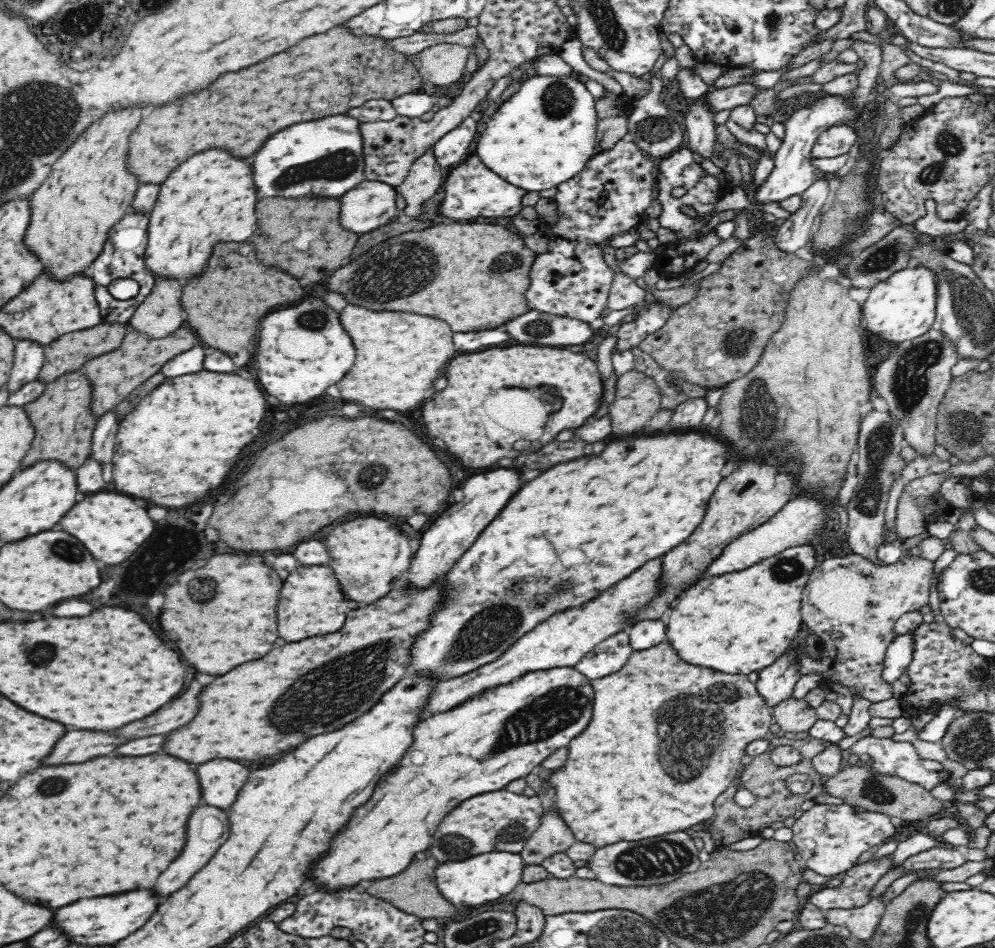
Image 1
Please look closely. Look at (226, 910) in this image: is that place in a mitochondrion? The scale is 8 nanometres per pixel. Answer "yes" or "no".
no

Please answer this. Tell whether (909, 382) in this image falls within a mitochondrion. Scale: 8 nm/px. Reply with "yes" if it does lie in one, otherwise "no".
yes

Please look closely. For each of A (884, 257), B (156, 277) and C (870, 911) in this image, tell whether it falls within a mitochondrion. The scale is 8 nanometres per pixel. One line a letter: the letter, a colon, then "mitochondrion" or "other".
A: mitochondrion
B: other
C: other

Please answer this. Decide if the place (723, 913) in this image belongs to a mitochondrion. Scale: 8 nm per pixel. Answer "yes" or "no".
yes

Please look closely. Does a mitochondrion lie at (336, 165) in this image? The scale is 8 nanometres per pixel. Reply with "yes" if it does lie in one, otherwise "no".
yes

